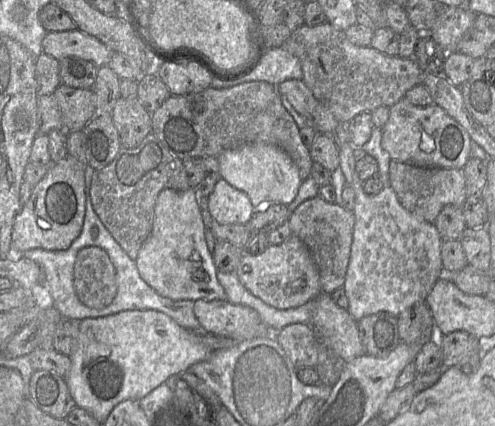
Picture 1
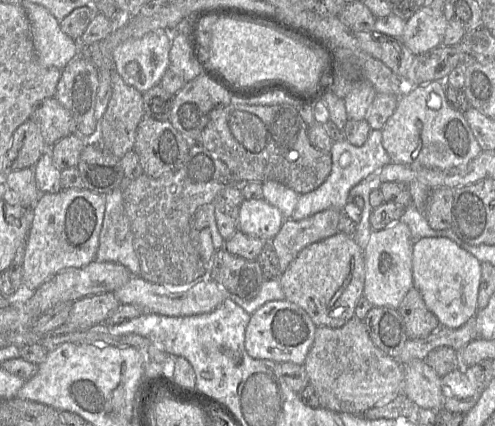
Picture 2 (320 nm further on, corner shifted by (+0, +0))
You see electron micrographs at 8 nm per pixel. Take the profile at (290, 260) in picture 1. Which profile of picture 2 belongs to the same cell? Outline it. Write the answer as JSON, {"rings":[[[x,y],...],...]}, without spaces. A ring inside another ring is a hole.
{"rings":[[[341,232],[302,249],[278,278],[285,299],[305,310],[317,327],[338,328],[355,317],[358,300],[364,296],[364,250]]]}

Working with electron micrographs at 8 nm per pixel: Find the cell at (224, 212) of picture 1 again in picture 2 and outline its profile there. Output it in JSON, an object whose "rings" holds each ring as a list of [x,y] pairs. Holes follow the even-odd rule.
{"rings":[[[244,199],[237,217],[239,231],[271,241],[279,232],[285,218],[279,209],[262,199]]]}

